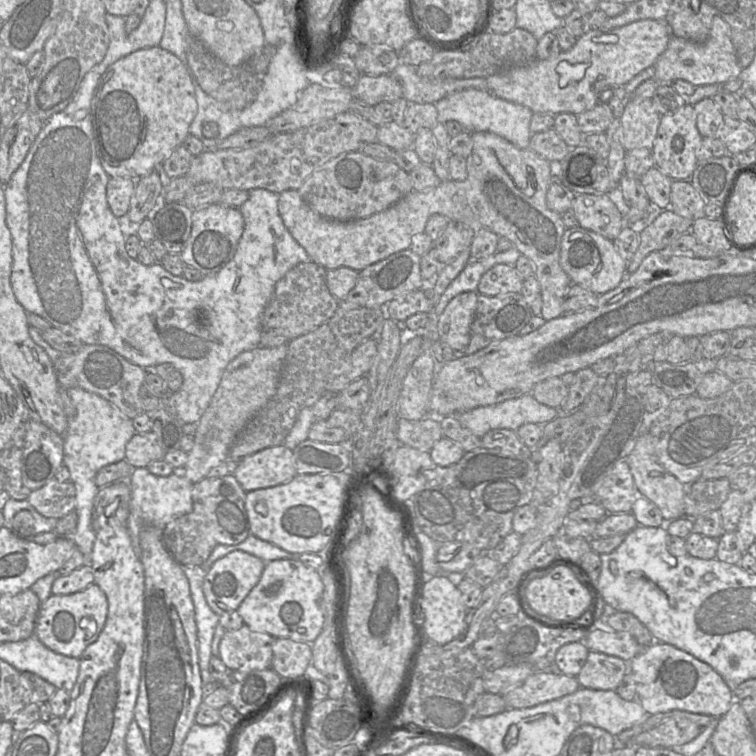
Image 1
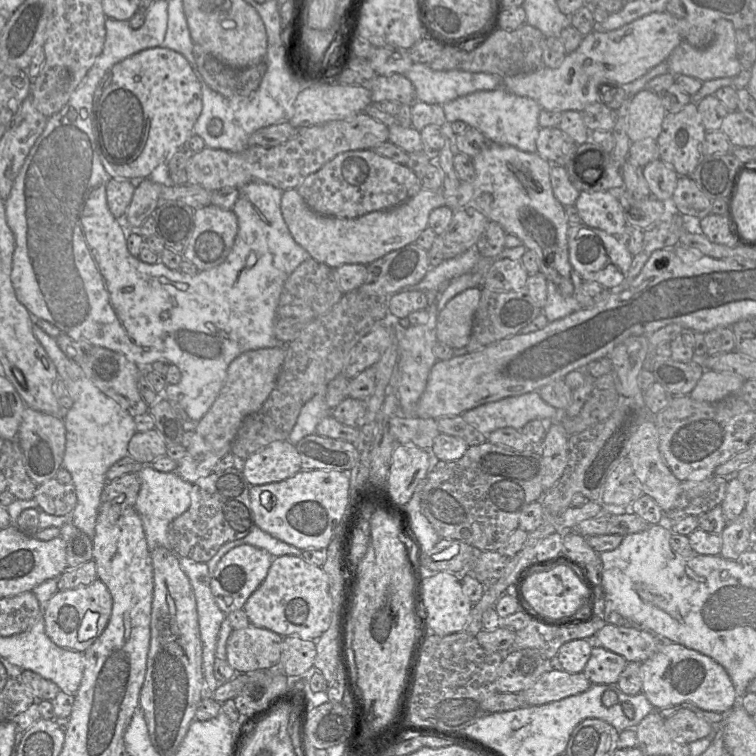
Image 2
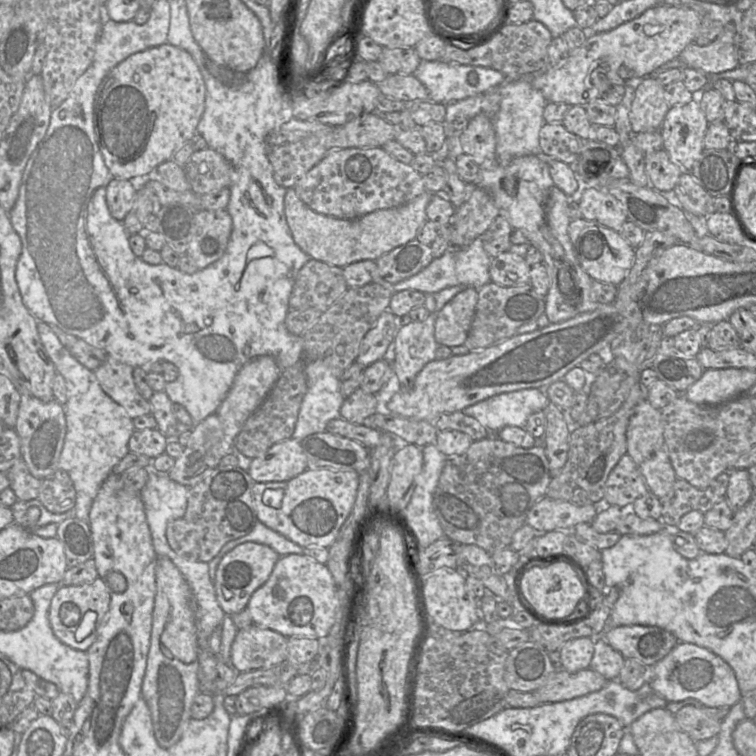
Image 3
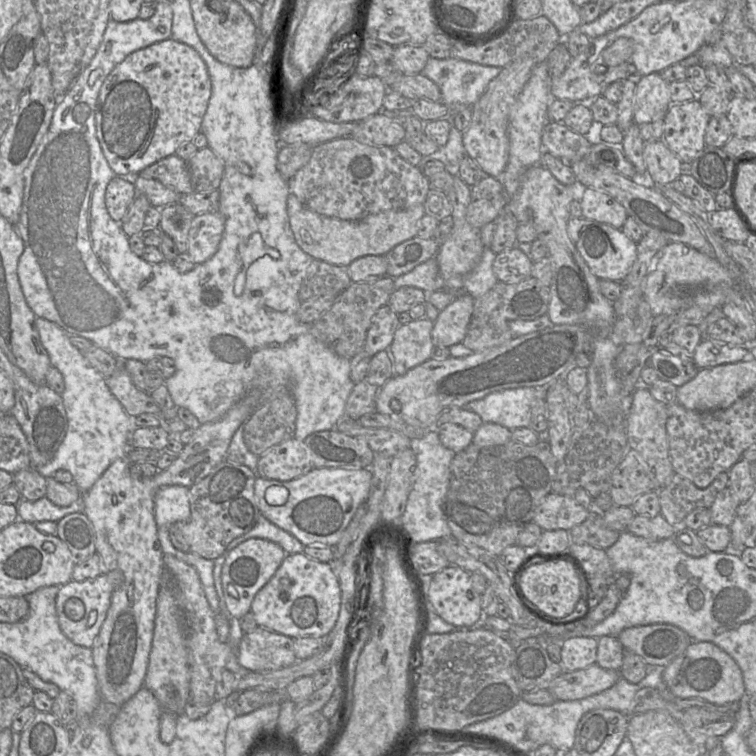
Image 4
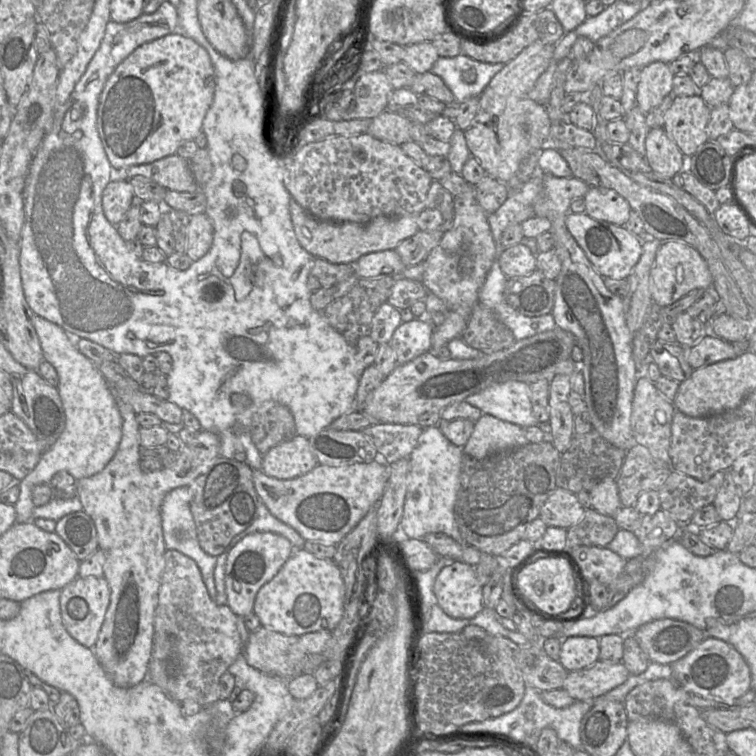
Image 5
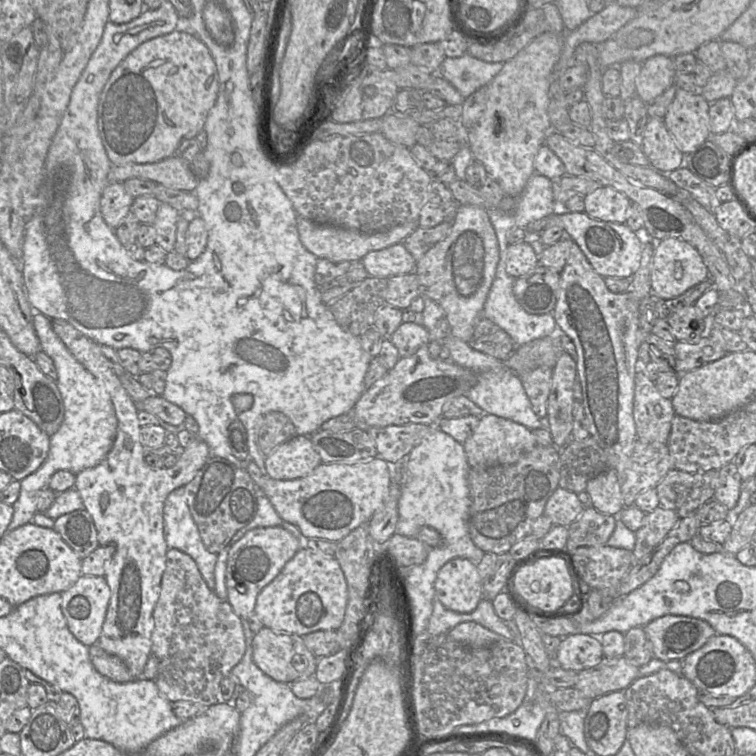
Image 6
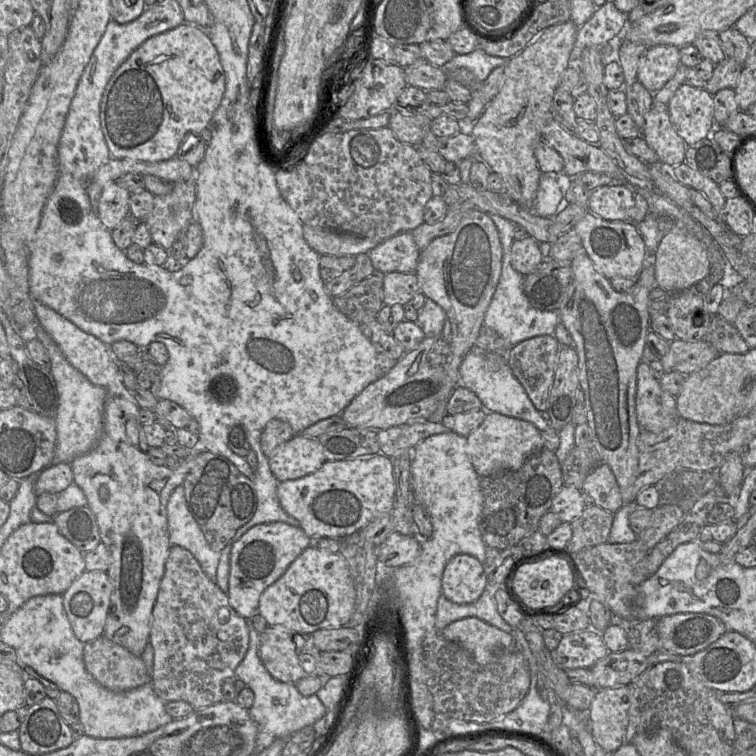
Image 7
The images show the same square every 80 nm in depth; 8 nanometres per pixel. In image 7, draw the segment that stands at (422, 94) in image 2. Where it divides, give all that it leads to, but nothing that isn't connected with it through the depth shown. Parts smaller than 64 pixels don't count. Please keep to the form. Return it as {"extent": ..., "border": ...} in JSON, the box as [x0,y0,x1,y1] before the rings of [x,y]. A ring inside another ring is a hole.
{"extent":[441,48,507,82],"border":[[[477,48],[476,50],[472,51],[468,54],[456,54],[445,66],[441,67],[444,68],[447,72],[447,79],[448,79],[448,72],[450,70],[457,70],[459,68],[466,68],[475,76],[475,78],[479,82],[483,82],[487,79],[489,74],[498,66],[505,65],[507,60],[506,58],[498,57],[498,56],[491,56],[487,54],[483,49]]]}

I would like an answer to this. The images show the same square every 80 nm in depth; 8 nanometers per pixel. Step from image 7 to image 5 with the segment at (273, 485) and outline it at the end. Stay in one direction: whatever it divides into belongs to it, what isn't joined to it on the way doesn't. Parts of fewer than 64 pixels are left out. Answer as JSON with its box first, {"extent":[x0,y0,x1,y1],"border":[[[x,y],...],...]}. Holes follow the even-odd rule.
{"extent":[230,503,306,550],"border":[[[263,503],[258,509],[258,516],[255,521],[243,532],[236,535],[230,542],[230,550],[245,536],[254,532],[273,532],[287,538],[295,549],[304,547],[306,540],[290,525],[282,522],[271,514]]]}

